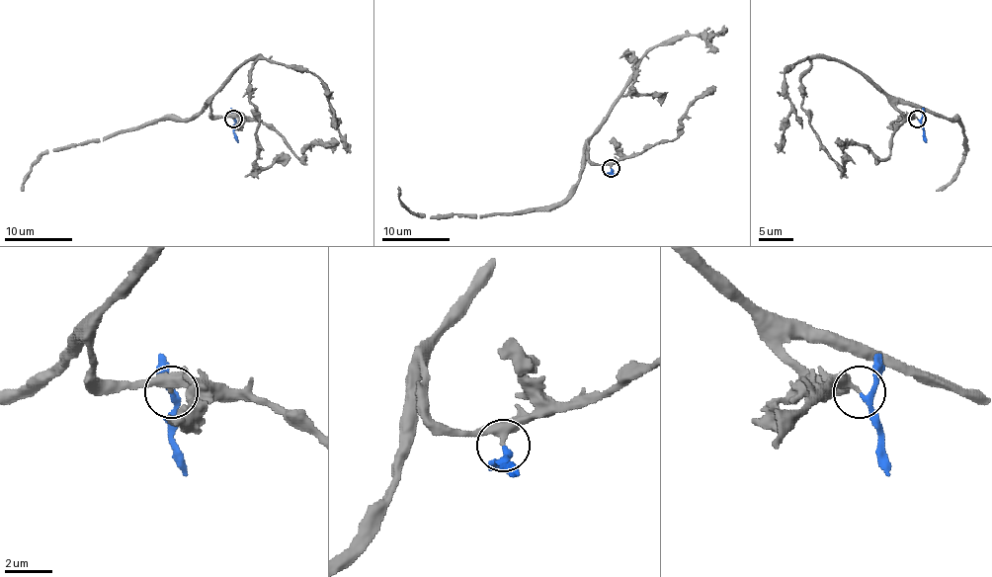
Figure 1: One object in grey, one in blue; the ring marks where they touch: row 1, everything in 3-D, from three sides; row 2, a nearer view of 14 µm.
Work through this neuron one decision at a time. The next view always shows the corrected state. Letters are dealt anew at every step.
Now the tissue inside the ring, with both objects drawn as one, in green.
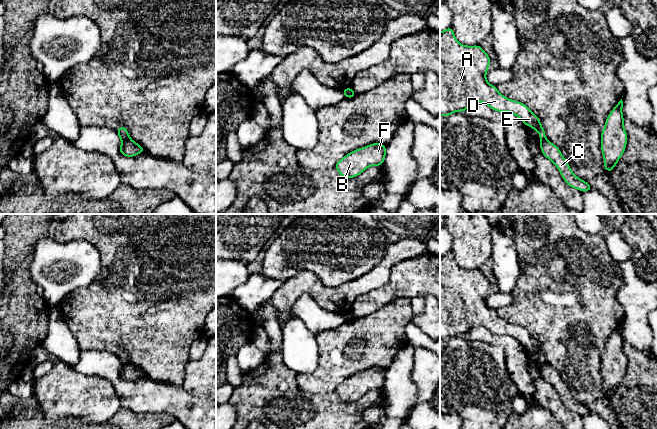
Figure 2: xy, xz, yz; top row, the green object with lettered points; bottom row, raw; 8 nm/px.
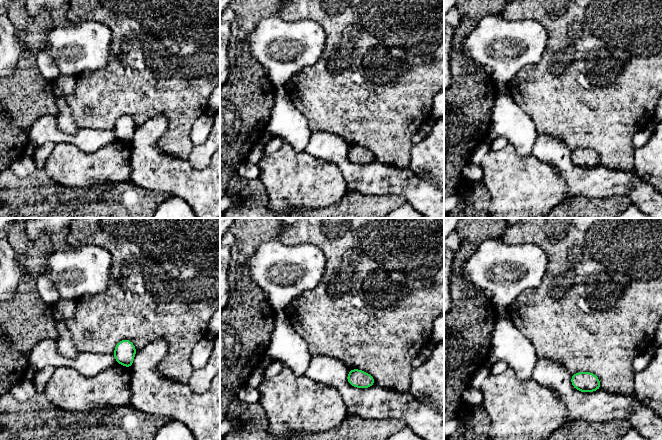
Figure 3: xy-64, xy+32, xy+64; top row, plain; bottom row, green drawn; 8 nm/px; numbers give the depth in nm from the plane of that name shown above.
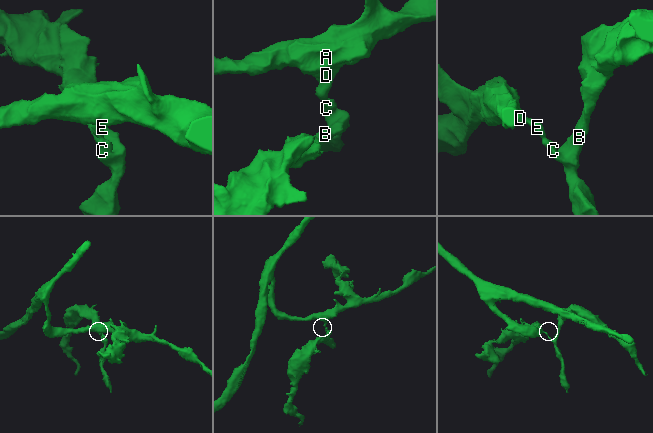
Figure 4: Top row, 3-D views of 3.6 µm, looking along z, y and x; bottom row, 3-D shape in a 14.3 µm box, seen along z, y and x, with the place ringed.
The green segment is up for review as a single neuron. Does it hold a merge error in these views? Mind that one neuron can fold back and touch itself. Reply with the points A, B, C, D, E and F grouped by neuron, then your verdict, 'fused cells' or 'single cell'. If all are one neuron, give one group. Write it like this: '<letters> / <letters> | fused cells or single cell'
A D E / B C F | fused cells

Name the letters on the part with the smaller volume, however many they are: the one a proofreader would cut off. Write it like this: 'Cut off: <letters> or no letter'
Cut off: B, C, F

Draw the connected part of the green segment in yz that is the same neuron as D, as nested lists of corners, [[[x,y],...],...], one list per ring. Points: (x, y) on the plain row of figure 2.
[[[452,251],[440,256],[440,340],[448,341],[453,336],[466,335],[475,326],[483,326],[492,334],[510,336],[526,349],[539,357],[541,365],[546,363],[544,352],[538,340],[527,329],[501,319],[496,310],[486,304],[486,296],[491,283],[480,269],[466,270],[460,268]]]

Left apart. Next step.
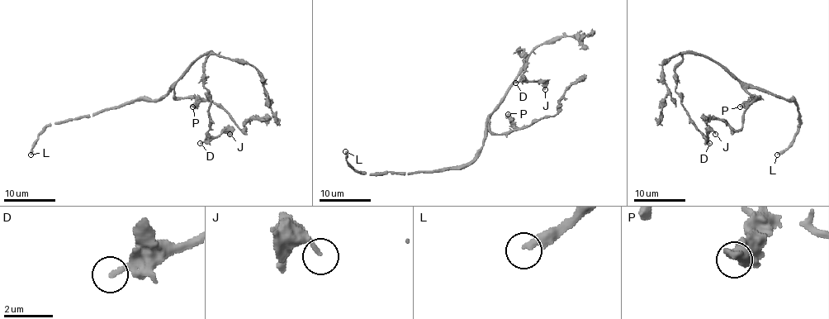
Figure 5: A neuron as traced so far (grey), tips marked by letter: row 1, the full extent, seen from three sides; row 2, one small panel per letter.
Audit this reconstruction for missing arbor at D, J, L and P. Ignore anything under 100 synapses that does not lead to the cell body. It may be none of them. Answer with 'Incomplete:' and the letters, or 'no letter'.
Incomplete: L

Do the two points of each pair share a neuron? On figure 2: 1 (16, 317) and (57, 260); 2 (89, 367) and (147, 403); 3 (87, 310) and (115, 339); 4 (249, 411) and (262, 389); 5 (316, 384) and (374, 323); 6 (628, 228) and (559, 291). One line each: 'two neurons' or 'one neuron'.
1: two neurons
2: one neuron
3: one neuron
4: one neuron
5: one neuron
6: two neurons

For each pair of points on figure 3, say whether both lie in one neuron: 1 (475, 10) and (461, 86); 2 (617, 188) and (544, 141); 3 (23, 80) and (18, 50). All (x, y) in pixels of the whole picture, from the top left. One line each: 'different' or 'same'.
1: same
2: same
3: different

